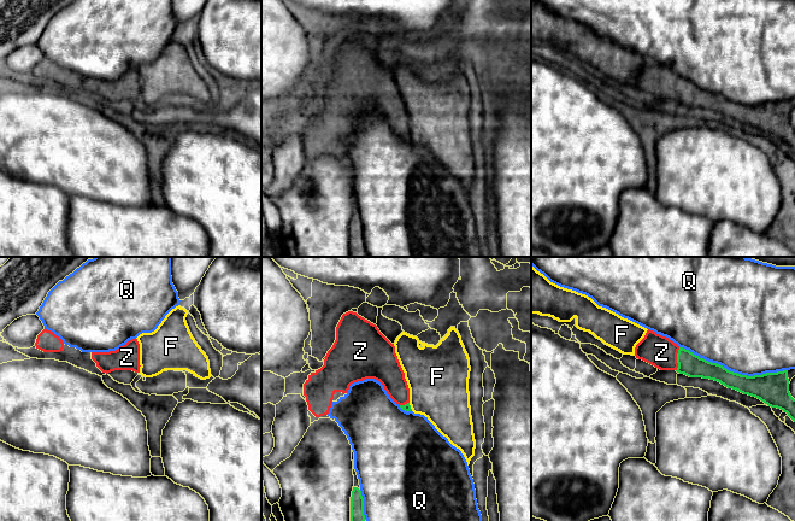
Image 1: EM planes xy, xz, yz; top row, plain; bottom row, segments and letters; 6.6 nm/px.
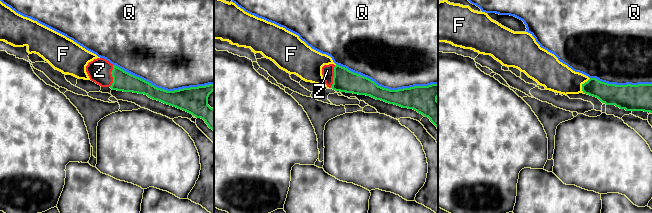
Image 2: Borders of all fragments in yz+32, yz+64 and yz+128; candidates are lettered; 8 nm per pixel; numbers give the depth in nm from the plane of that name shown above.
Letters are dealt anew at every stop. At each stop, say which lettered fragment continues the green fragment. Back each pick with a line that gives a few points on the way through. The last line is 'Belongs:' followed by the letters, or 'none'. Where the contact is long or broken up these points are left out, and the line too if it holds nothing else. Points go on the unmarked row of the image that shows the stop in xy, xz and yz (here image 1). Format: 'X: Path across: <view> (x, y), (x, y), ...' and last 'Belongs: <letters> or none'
Z: Path across: yz (689, 94), (677, 89), (661, 82)
Belongs: Z

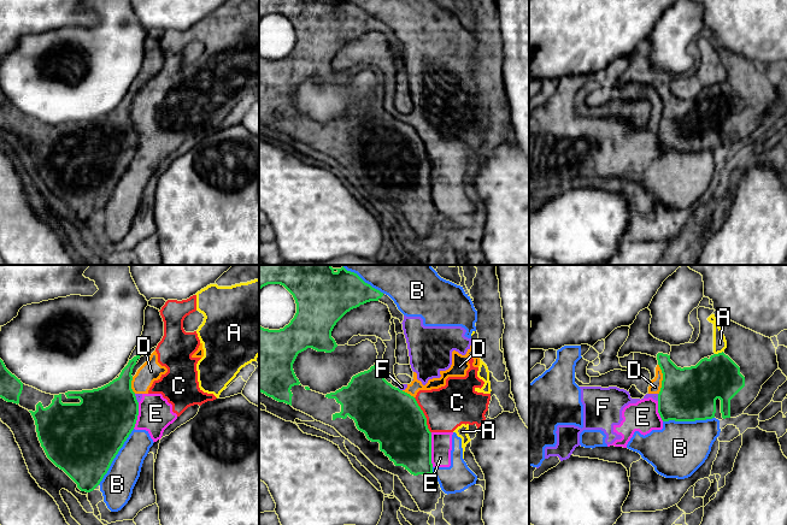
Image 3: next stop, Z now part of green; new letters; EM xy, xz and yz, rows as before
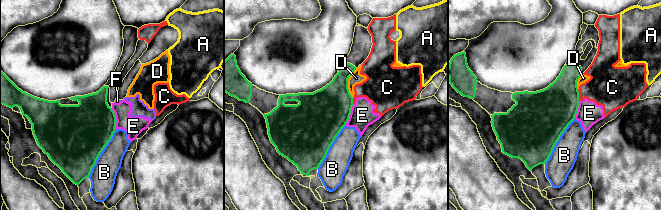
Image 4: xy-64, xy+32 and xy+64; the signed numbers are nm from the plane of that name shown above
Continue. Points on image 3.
Belongs: none

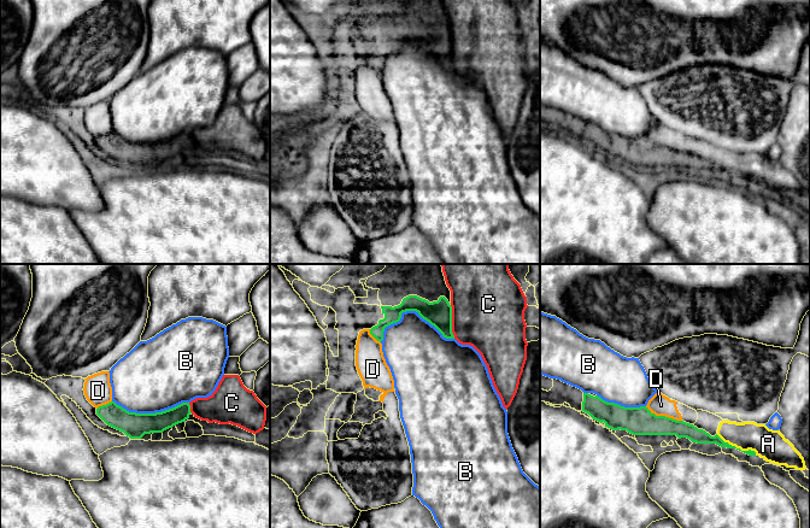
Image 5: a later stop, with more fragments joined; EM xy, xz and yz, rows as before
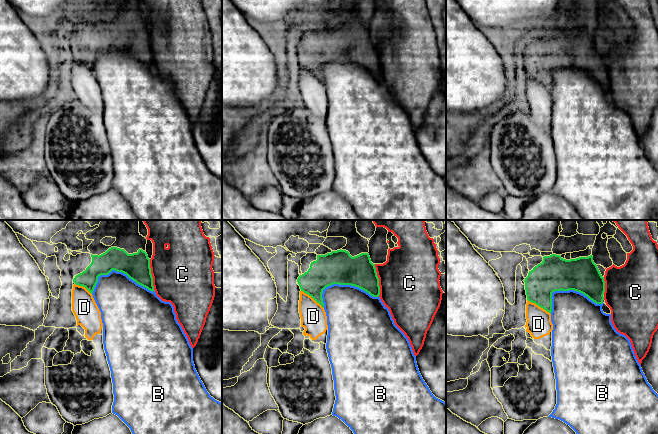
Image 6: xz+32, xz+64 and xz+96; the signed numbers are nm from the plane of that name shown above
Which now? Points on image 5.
Belongs: none

